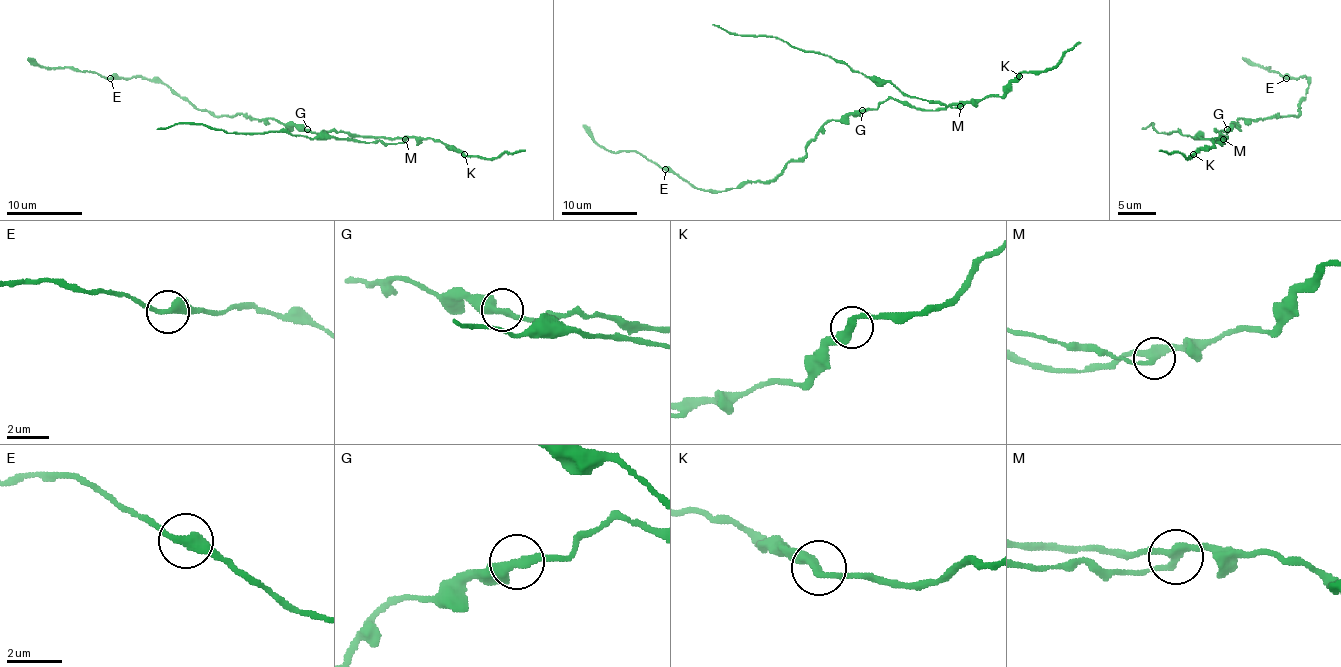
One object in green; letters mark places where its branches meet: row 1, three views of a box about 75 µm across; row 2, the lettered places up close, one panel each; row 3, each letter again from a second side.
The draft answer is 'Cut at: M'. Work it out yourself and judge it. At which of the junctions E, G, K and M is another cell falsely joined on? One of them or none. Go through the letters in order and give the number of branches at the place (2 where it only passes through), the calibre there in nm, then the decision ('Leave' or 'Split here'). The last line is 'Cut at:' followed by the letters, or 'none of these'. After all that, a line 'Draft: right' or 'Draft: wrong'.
E: Branches: 2. Thickness 340 nm. Leave
G: Branches: 2. Thickness 360 nm. Leave
K: Branches: 2. Thickness 320 nm. Leave
M: Branches: 3. Thickness 280 nm. Split here
Cut at: M
Draft: right

